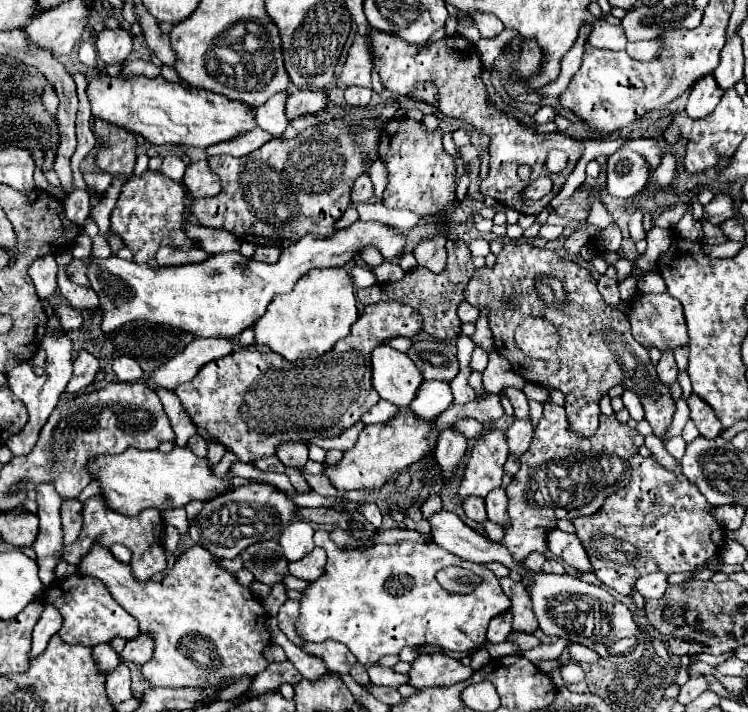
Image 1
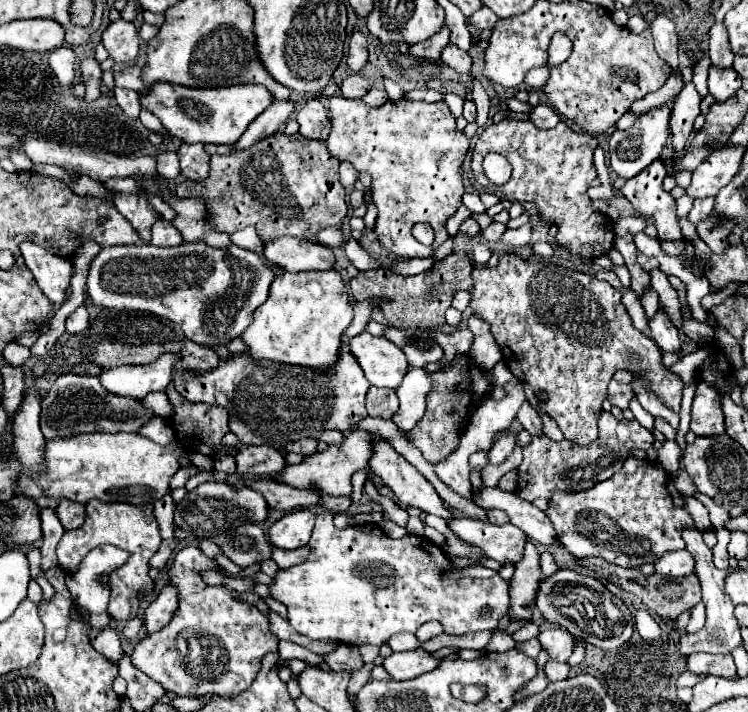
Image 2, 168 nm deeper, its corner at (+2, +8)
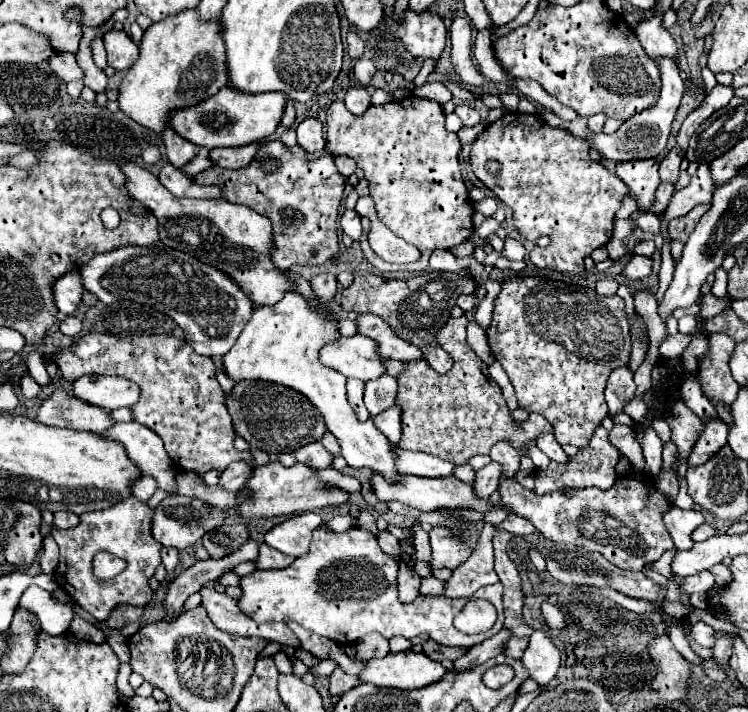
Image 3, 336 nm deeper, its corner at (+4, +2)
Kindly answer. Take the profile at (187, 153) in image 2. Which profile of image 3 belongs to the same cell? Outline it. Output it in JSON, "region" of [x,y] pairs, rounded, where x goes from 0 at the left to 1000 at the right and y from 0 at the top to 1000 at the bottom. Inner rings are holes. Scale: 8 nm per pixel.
{"region":[[[222,180],[219,183],[219,205],[222,205],[222,219],[225,219],[225,228],[233,230],[235,236],[246,236],[262,216],[265,216],[265,205],[251,199],[251,197],[243,197],[233,183]]]}

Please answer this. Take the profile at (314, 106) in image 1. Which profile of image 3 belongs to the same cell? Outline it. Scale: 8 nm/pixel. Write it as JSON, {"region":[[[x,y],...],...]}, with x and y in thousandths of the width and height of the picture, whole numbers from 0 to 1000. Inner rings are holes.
{"region":[[[337,199],[321,208],[286,208],[281,211],[281,225],[286,228],[286,233],[294,233],[294,236],[326,236],[342,219],[350,202],[353,199]]]}

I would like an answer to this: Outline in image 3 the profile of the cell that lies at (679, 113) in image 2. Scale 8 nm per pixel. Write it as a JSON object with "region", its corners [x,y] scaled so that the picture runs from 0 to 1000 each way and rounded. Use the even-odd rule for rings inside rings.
{"region":[[[901,205],[890,222],[882,228],[882,253],[885,256],[904,256],[909,244],[909,230],[914,225],[914,213],[909,205]]]}

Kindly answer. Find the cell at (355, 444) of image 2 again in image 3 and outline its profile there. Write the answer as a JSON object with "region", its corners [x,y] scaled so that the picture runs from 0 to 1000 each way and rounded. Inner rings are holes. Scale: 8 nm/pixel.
{"region":[[[358,649],[345,654],[337,674],[329,680],[337,688],[337,699],[324,708],[321,725],[326,728],[348,728],[348,725],[390,725],[425,713],[436,713],[444,708],[460,708],[468,699],[468,691],[457,685],[441,685],[436,677],[425,671],[425,660],[414,652],[393,652],[390,657],[377,654],[374,649]]]}

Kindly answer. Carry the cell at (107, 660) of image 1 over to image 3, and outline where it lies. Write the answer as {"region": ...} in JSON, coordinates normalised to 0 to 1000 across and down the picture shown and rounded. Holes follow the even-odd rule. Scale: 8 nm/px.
{"region":[[[131,775],[126,781],[123,801],[134,817],[142,817],[142,815],[158,809],[160,803],[166,803],[166,798],[168,798],[168,787],[160,787],[160,784],[150,781],[147,775]]]}

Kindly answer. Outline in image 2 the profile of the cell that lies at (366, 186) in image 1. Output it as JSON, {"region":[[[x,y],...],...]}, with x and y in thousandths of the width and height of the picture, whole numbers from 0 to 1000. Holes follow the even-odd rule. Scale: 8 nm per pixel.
{"region":[[[455,228],[452,242],[455,242],[455,256],[457,256],[463,264],[465,264],[465,261],[473,261],[473,256],[479,253],[479,239],[476,239],[468,228]]]}

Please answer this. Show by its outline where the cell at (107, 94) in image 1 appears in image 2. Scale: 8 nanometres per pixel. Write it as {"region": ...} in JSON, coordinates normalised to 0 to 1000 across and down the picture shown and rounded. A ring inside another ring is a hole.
{"region":[[[206,118],[193,135],[190,146],[203,154],[217,177],[246,199],[267,202],[313,202],[329,180],[366,143],[361,126],[345,118],[318,118],[302,124],[249,124],[233,118]]]}

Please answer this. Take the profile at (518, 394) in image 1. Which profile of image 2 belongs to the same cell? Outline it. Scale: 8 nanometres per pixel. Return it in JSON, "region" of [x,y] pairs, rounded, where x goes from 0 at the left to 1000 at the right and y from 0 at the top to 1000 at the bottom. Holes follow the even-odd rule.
{"region":[[[701,565],[701,567],[695,570],[695,576],[693,576],[693,590],[695,590],[695,596],[698,596],[711,612],[725,612],[725,610],[727,610],[727,604],[725,604],[725,587],[722,587],[722,581],[719,581],[706,565]]]}

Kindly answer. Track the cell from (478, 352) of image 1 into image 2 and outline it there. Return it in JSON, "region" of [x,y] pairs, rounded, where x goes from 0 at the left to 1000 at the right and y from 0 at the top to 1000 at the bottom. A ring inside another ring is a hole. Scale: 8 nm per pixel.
{"region":[[[548,517],[543,522],[543,531],[537,534],[537,542],[532,542],[529,553],[535,562],[532,579],[524,584],[524,593],[537,604],[545,607],[556,598],[556,593],[564,587],[570,576],[570,556],[578,548],[578,537],[572,531],[572,522],[564,517],[553,520]]]}

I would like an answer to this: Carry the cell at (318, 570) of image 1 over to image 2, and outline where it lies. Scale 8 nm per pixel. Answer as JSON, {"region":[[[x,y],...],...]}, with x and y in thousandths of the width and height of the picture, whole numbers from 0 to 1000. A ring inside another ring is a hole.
{"region":[[[412,767],[396,770],[396,772],[374,772],[374,770],[364,770],[364,787],[372,792],[372,798],[388,798],[396,792],[404,792],[414,778]]]}

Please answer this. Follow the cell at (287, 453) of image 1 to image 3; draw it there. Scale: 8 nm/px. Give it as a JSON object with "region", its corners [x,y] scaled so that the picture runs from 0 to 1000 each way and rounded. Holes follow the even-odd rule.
{"region":[[[417,621],[417,624],[409,624],[409,626],[398,629],[393,635],[393,643],[398,649],[417,652],[422,657],[439,657],[444,652],[444,638],[439,638],[428,621]]]}

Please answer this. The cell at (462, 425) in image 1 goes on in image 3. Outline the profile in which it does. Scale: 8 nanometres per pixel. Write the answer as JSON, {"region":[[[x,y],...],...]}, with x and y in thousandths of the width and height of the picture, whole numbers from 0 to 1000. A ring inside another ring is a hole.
{"region":[[[527,629],[532,640],[532,663],[564,669],[564,671],[586,671],[586,669],[604,669],[607,652],[594,649],[583,640],[572,640],[567,635],[545,635],[537,629]]]}

